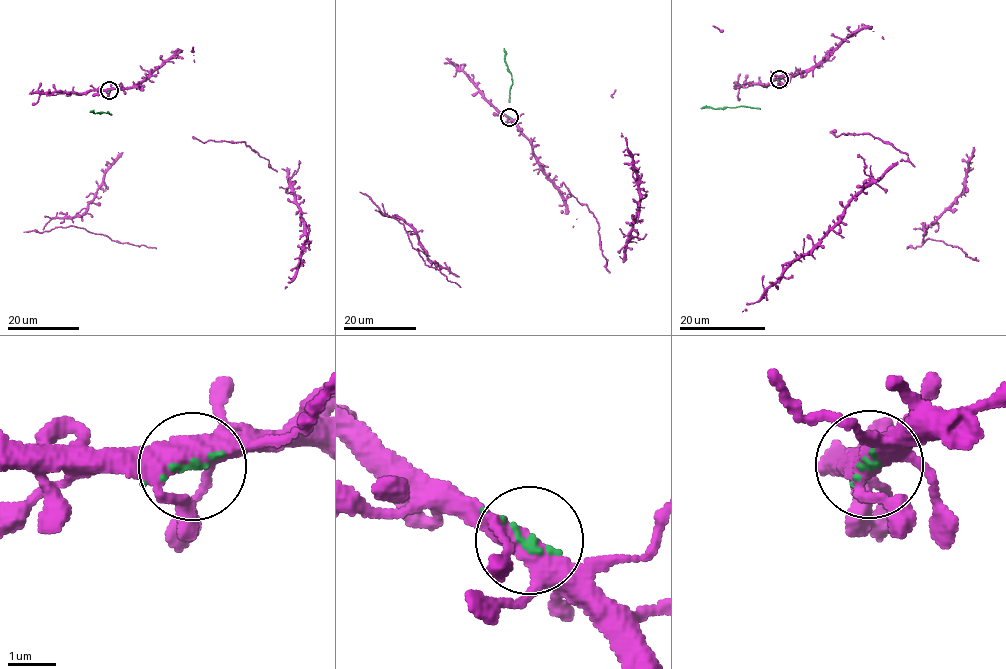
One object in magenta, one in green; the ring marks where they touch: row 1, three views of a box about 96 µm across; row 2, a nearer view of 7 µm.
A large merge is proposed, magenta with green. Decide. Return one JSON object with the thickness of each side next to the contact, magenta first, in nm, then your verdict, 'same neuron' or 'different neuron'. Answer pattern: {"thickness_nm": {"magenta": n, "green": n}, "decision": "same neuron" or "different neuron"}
{"thickness_nm": {"magenta": 400, "green": 110}, "decision": "same neuron"}

